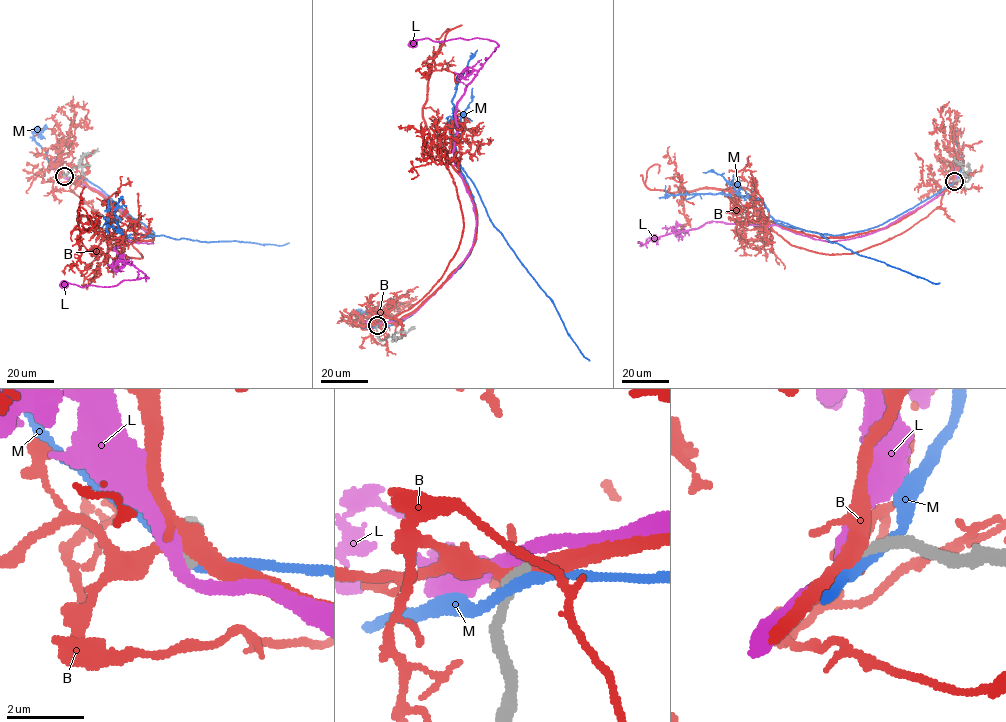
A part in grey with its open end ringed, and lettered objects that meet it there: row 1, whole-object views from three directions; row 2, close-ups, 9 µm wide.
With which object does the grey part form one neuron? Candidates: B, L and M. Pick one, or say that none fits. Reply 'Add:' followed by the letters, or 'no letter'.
Add: no letter

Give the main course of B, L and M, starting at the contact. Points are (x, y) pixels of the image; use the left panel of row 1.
B: (64, 176), (149, 231), (151, 241), (106, 240), (140, 258), (69, 186), (95, 150)
L: (64, 177), (100, 191), (153, 242), (125, 240), (113, 249), (148, 278), (124, 280), (110, 287), (59, 285)
M: (64, 176), (96, 185), (153, 235), (127, 238), (134, 234), (208, 242), (288, 242)

